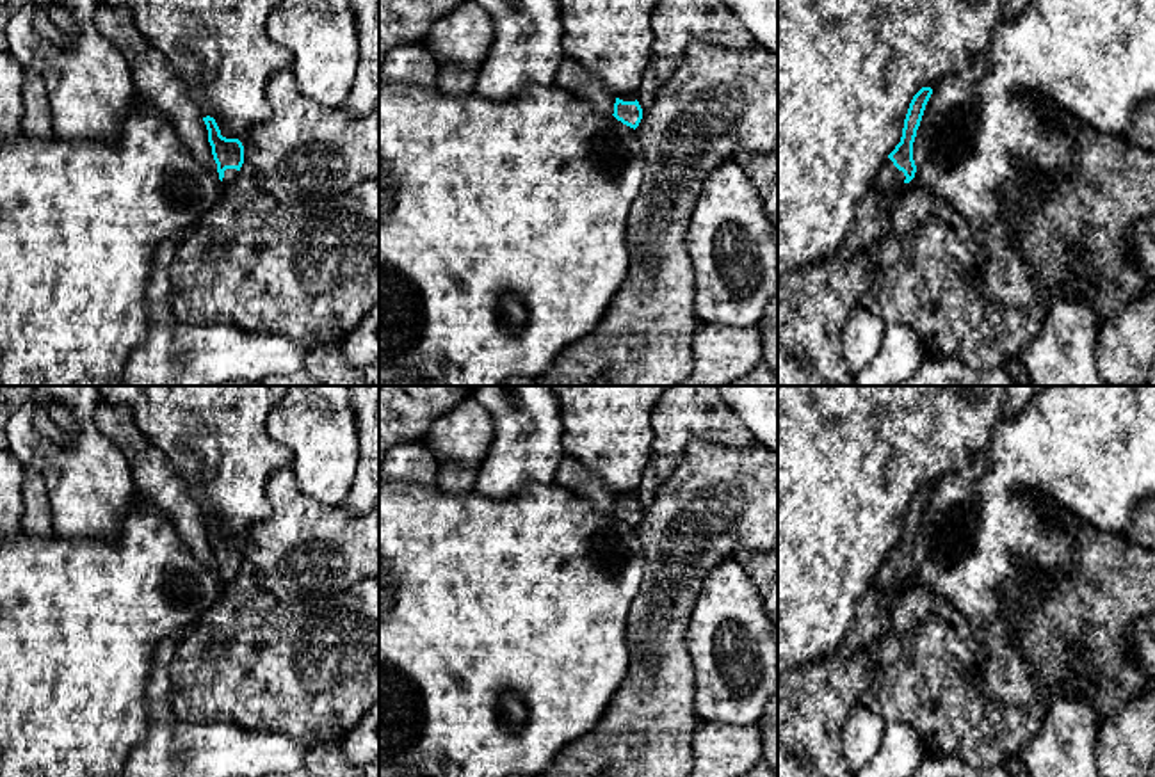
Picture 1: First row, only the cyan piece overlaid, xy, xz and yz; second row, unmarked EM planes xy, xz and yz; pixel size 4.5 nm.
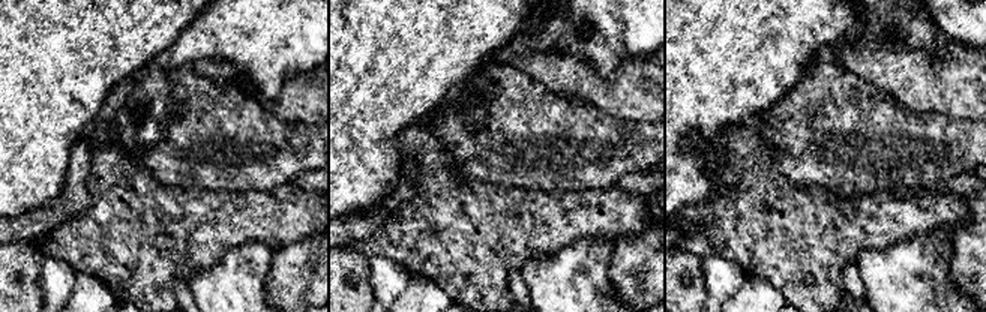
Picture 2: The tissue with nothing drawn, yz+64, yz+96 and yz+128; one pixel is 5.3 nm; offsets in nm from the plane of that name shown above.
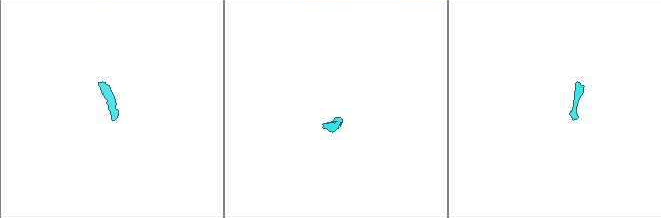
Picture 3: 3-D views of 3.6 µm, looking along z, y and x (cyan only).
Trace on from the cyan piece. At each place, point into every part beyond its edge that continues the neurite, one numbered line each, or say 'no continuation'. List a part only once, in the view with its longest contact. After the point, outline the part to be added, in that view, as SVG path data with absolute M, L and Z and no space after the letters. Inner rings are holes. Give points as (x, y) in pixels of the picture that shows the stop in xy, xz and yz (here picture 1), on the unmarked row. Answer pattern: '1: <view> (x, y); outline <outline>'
1: yz (888, 578); outline M888 557L884 564L877 569L872 587L879 596L893 597L895 592L904 585L904 571L899 569Z

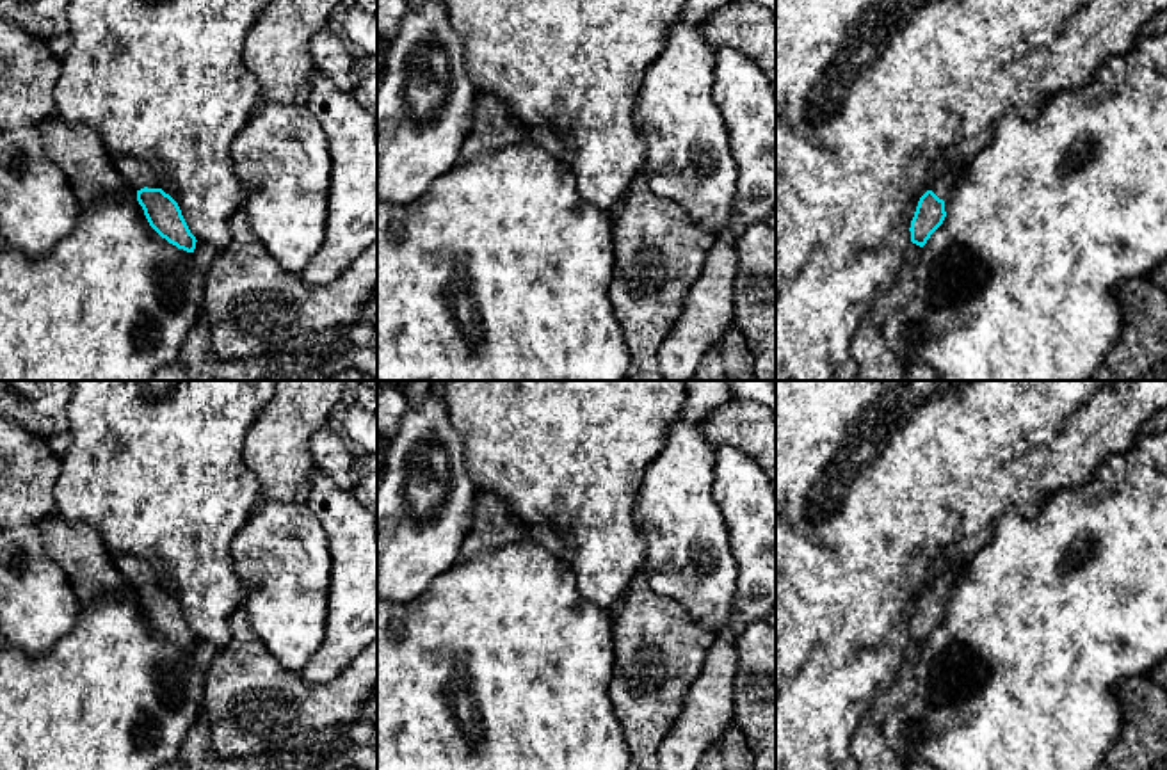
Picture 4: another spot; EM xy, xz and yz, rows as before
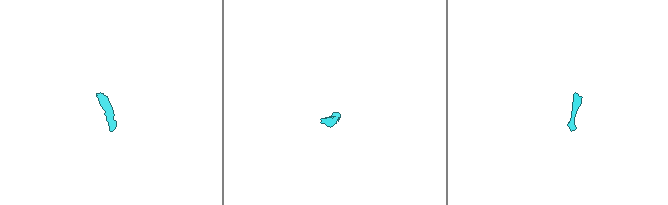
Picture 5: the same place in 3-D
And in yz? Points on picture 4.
1: yz (943, 580); outline M970 557L961 558L957 562L952 562L948 565L945 565L943 569L939 569L930 583L930 589L939 596L939 598L946 598L952 585L957 582L957 578L962 574L962 571L968 565Z

